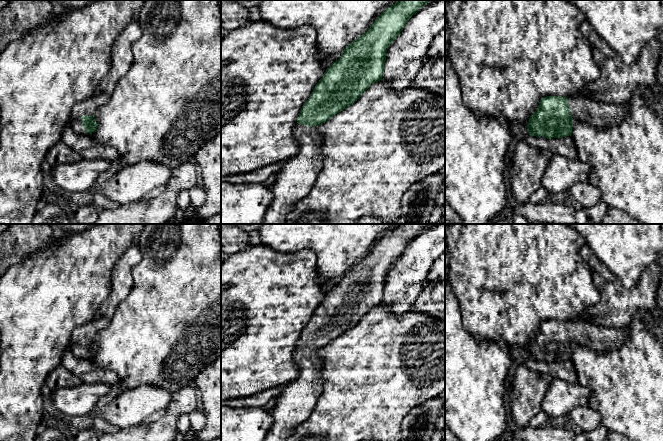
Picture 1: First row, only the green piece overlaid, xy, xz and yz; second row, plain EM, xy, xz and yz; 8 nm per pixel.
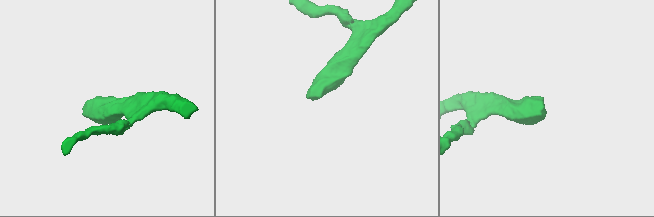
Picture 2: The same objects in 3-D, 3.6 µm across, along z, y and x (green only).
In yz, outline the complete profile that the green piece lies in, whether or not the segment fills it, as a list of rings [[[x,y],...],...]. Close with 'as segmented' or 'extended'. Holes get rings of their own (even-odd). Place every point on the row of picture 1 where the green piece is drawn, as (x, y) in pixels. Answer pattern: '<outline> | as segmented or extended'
[[[582,95],[542,97],[526,125],[528,134],[547,139],[571,136],[574,121],[603,128],[621,123],[629,110],[624,103],[604,104]]] | extended

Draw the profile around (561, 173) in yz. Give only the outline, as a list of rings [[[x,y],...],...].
[[[554,155],[542,176],[542,187],[549,193],[569,192],[578,182],[589,182],[591,167],[577,159]]]

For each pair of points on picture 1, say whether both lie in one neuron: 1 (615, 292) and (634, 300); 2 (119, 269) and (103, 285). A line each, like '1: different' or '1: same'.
1: same
2: different

